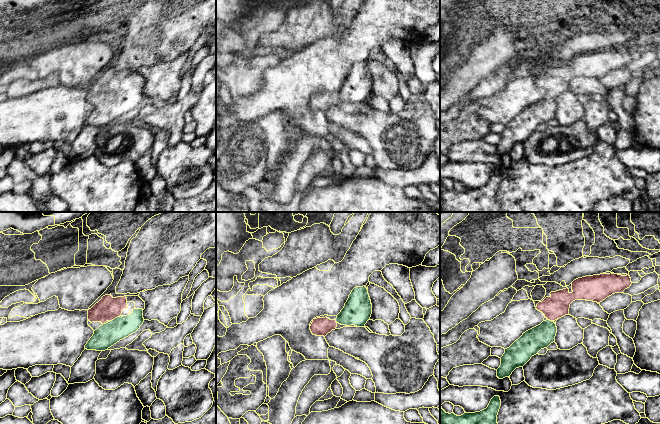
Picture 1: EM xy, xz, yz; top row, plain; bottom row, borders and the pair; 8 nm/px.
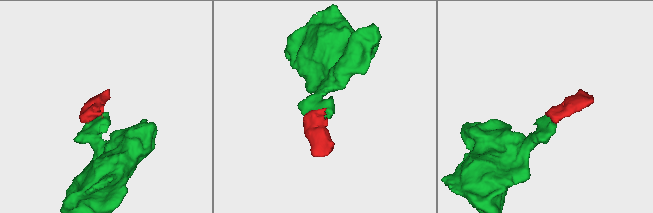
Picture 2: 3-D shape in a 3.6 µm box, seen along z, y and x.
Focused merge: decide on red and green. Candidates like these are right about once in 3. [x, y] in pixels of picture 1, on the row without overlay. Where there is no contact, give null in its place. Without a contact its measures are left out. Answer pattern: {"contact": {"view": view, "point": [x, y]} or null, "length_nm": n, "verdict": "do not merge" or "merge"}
{"contact": {"view": "xy", "point": [114, 94]}, "length_nm": 80, "verdict": "merge"}

